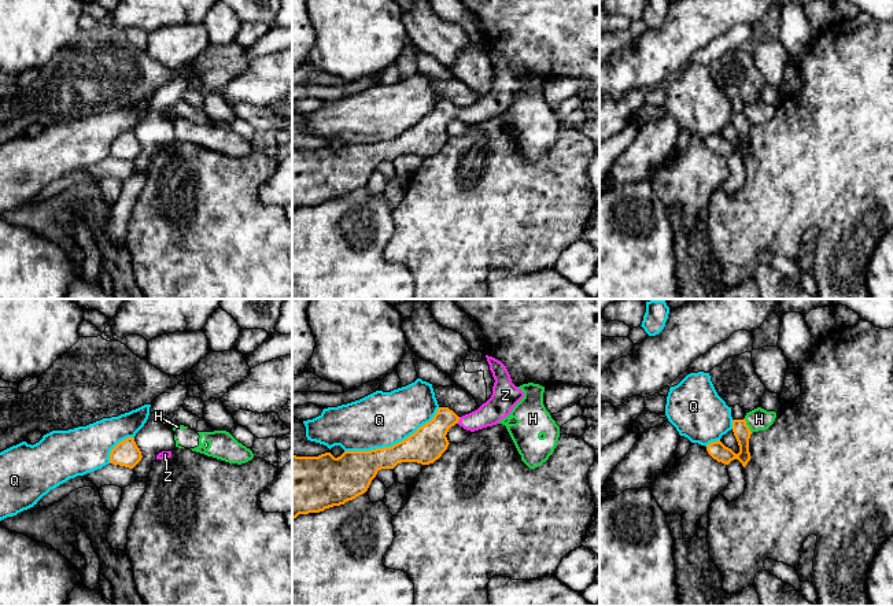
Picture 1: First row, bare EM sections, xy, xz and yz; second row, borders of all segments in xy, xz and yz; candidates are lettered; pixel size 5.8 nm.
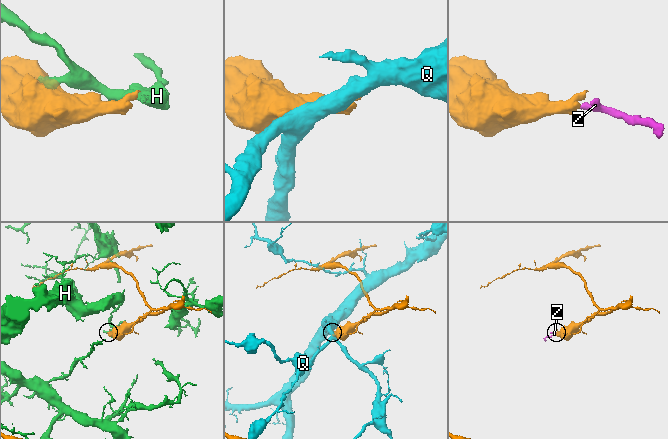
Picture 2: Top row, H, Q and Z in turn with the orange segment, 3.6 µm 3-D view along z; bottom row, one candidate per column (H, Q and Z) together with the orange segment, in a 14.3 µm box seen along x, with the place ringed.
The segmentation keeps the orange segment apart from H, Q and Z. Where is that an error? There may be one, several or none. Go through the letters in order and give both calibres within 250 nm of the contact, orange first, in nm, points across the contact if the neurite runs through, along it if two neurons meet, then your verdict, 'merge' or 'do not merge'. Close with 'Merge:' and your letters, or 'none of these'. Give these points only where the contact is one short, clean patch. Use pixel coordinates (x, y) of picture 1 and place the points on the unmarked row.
H: 100/130 nm | do not merge
Q: 200/320 nm | do not merge
Z: 200/150 nm | across xz (427, 137), (449, 113), (458, 113), (482, 111), (498, 99) | merge
Merge: Z

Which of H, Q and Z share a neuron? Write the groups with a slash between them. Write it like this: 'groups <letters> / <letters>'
groups H / Q / Z

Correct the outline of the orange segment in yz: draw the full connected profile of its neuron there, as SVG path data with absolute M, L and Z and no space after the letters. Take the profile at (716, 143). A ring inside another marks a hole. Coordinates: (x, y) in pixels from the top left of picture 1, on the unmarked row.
M745 111L733 114L733 125L739 138L738 147L726 140L720 133L709 136L706 144L717 155L728 158L731 154L738 152L745 160L750 154L749 132L752 128Z

